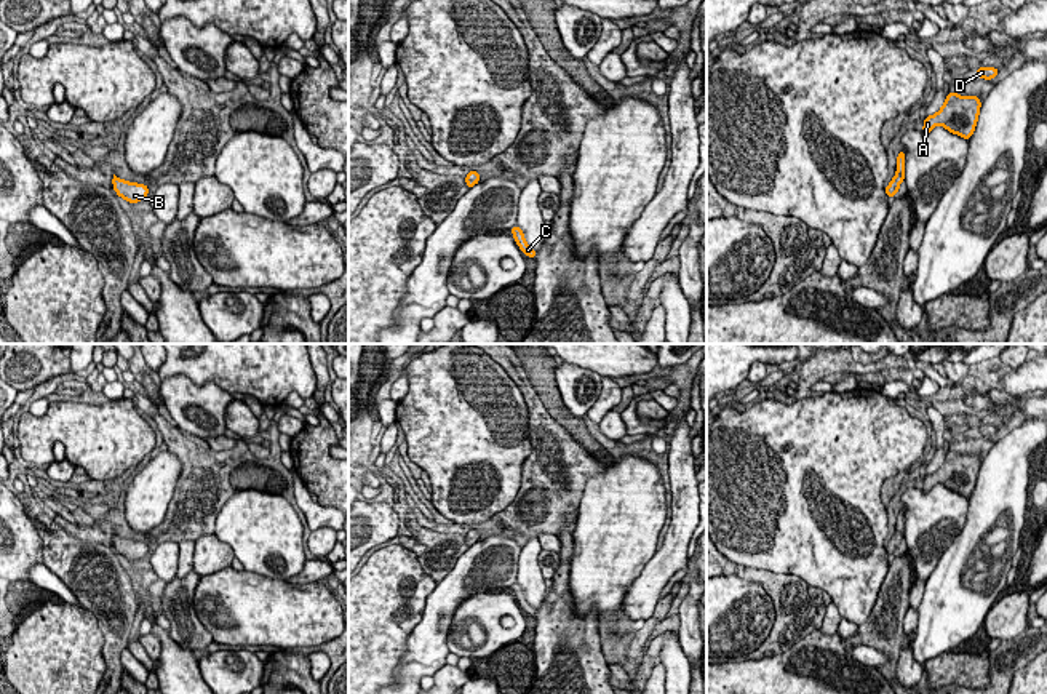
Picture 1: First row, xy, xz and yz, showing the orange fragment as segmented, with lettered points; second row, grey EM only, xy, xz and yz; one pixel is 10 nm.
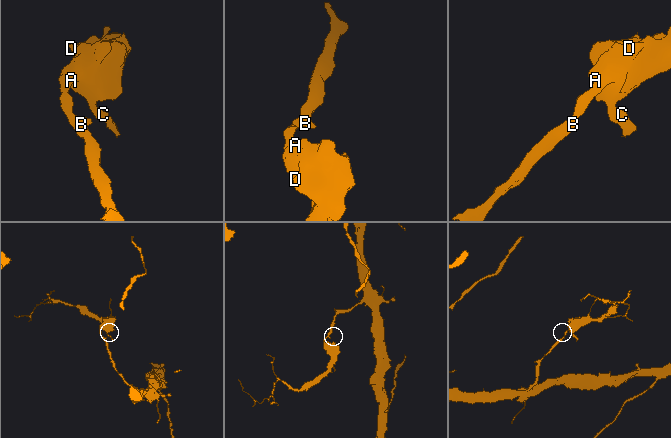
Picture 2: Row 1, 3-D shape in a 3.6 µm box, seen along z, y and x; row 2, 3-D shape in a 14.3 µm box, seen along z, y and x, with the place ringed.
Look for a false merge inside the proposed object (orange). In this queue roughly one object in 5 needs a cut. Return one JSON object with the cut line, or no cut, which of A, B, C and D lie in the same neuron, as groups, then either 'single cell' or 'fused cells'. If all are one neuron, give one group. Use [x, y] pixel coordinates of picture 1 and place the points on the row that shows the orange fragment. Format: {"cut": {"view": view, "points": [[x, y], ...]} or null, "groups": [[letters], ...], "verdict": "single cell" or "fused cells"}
{"cut": null, "groups": [["A", "B", "C", "D"]], "verdict": "single cell"}

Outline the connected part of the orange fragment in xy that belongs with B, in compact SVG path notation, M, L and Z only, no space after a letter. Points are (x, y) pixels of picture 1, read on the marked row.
M113 174L112 177L113 190L118 197L125 198L129 203L137 203L147 197L149 187L144 184L128 182Z

